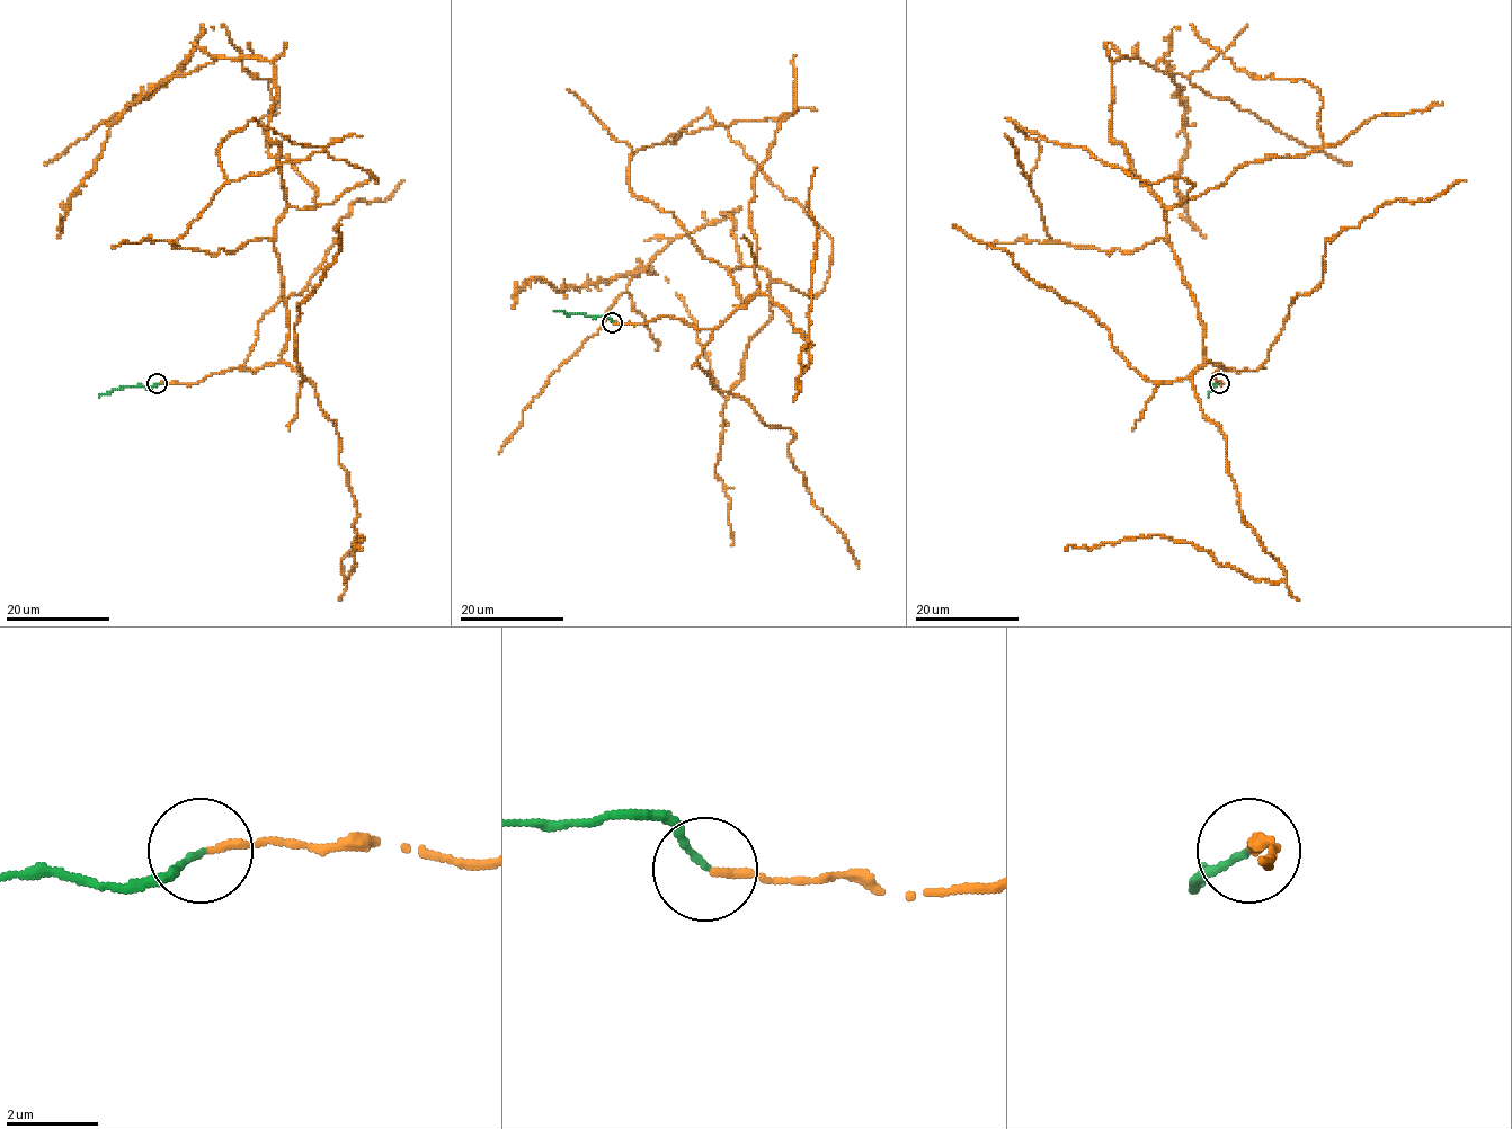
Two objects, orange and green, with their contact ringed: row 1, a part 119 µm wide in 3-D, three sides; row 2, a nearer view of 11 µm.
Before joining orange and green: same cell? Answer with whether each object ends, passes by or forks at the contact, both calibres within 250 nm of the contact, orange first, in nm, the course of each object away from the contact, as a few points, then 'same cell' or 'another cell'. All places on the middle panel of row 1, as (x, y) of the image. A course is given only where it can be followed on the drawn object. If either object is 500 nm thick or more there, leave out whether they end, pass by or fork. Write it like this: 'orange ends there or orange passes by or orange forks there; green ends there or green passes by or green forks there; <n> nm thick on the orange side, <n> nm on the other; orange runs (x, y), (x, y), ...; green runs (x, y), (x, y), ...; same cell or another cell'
orange ends there; green ends there; 180 nm thick on the orange side, 130 nm on the other; orange runs (613, 321), (713, 329), (743, 308), (731, 215), (630, 282), (498, 453); green runs (612, 321), (607, 317), (553, 311); same cell

